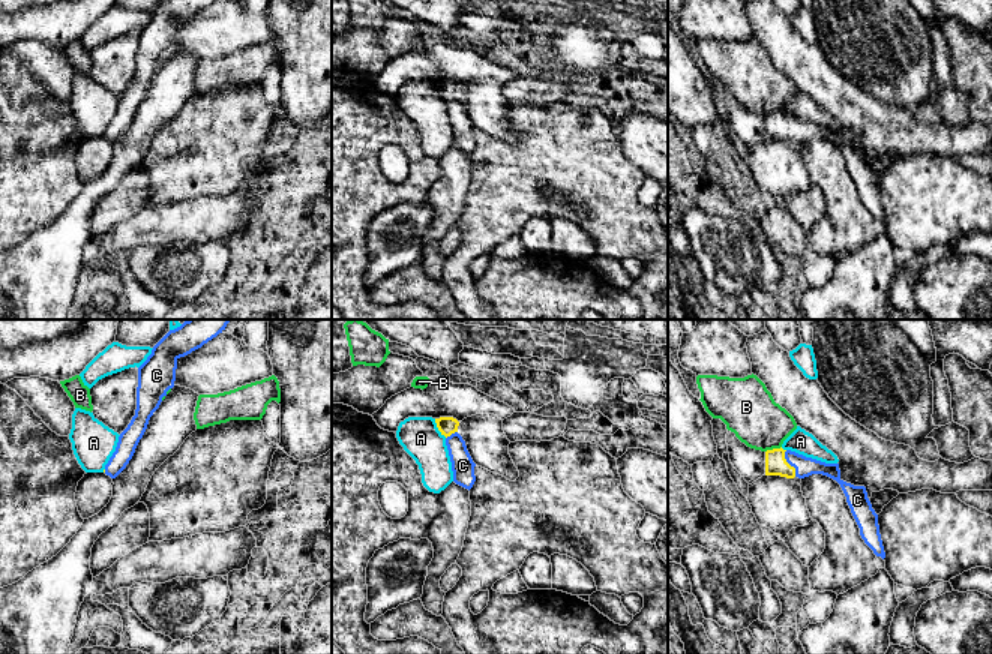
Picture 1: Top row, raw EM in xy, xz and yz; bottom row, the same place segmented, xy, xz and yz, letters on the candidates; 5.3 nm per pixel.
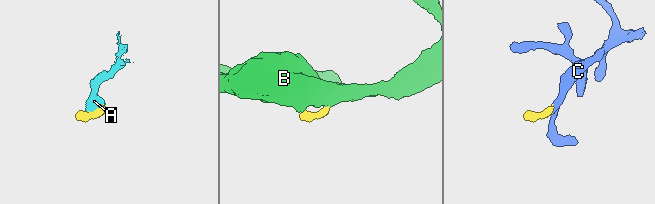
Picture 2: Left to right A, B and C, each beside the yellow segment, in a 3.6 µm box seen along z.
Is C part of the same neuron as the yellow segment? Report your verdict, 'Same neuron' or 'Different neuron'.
Same neuron

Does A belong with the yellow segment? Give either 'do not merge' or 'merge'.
do not merge

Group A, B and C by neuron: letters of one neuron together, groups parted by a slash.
A / B / C

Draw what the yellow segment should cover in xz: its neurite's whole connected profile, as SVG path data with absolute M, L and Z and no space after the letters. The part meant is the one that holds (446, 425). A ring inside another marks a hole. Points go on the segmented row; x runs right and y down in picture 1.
M440 417L435 418L435 423L441 435L446 436L446 446L452 462L453 482L470 490L476 482L476 464L467 450L465 441L458 434L459 422L453 417Z

